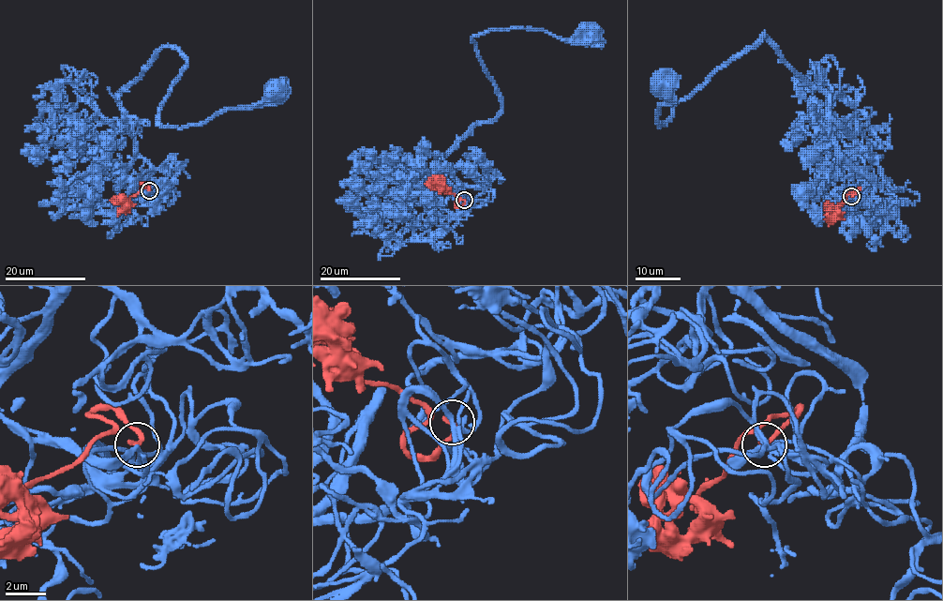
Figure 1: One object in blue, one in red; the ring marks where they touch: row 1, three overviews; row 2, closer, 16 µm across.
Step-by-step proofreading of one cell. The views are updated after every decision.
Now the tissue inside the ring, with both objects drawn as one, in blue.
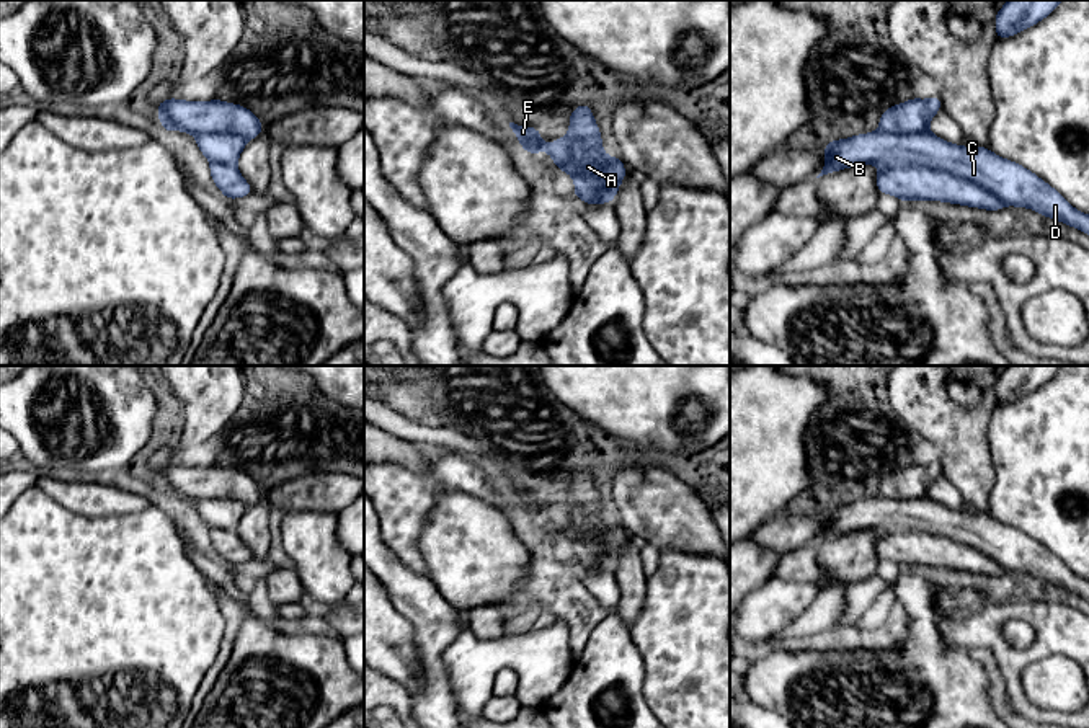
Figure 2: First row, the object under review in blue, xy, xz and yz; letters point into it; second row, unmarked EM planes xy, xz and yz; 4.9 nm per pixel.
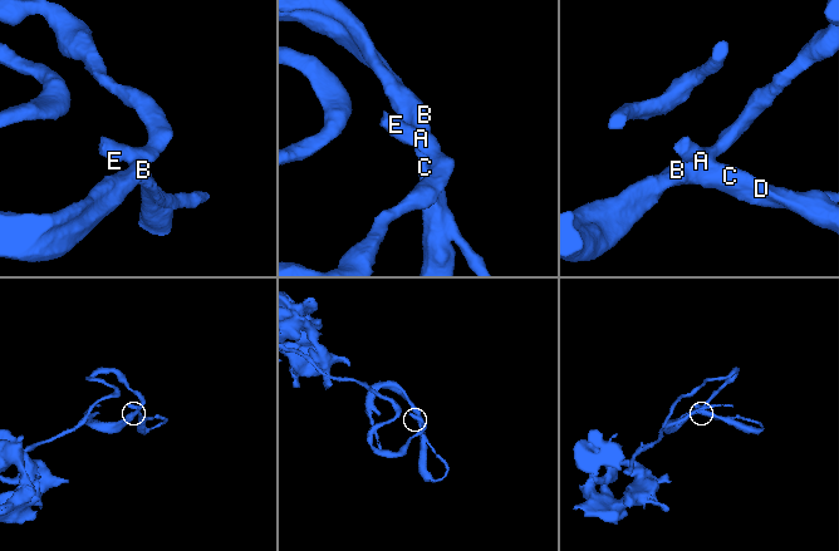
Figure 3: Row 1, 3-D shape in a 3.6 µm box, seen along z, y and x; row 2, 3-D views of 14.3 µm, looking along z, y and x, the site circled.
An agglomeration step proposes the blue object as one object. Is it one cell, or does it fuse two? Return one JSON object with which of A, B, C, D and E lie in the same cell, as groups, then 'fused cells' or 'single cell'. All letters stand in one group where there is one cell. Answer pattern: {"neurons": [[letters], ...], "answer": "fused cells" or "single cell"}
{"neurons": [["A", "B", "C", "D", "E"]], "answer": "single cell"}

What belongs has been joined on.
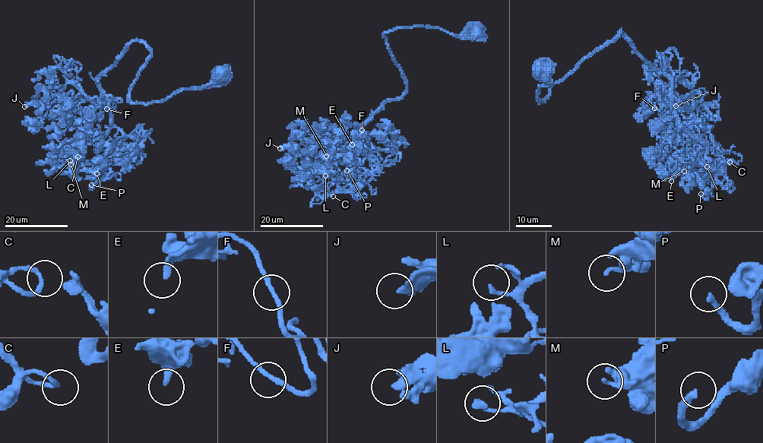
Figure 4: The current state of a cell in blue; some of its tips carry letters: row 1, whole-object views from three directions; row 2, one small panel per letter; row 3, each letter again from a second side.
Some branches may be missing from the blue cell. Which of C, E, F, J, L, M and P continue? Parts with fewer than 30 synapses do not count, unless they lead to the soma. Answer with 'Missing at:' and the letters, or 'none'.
Missing at: P

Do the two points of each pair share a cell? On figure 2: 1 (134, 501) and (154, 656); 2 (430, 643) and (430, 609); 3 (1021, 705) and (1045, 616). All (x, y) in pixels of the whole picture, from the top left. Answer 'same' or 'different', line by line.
1: different
2: same
3: same

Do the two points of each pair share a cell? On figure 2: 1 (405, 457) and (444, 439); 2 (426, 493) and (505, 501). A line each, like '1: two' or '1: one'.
1: two
2: one

